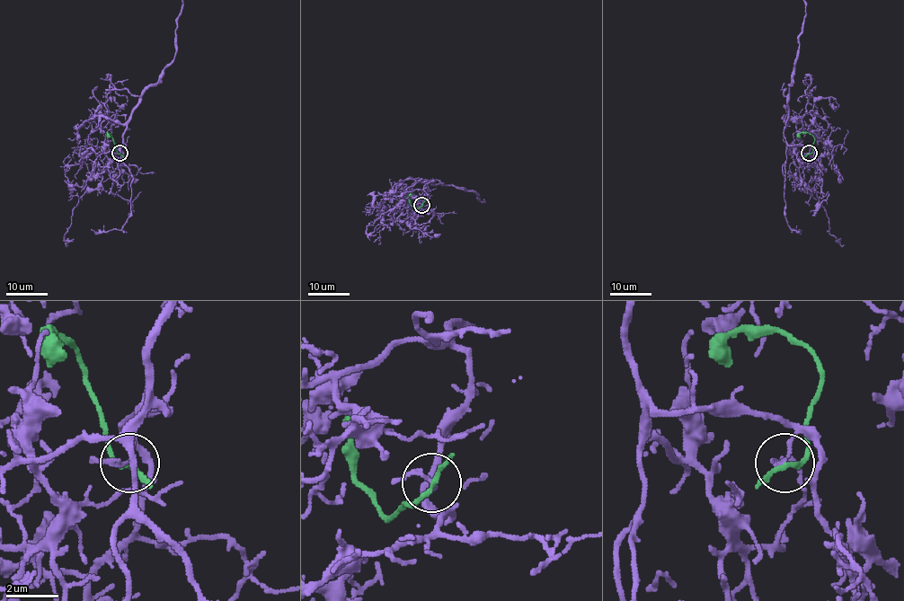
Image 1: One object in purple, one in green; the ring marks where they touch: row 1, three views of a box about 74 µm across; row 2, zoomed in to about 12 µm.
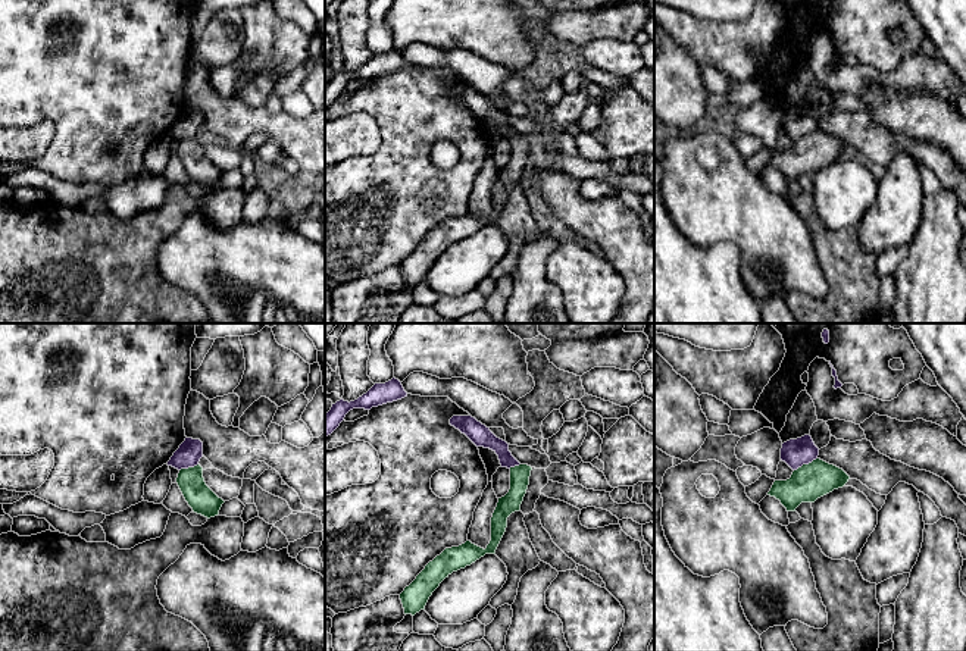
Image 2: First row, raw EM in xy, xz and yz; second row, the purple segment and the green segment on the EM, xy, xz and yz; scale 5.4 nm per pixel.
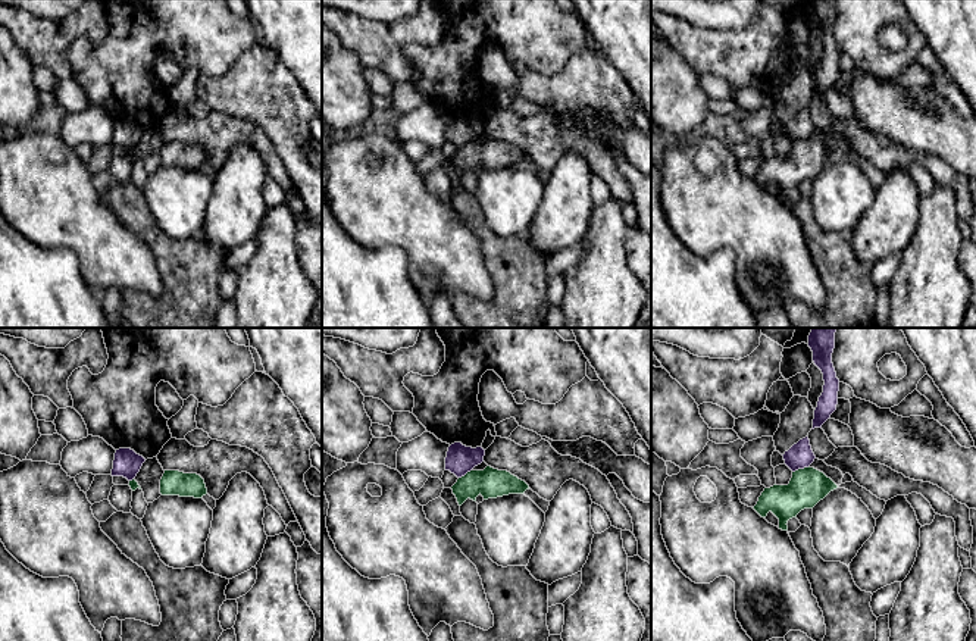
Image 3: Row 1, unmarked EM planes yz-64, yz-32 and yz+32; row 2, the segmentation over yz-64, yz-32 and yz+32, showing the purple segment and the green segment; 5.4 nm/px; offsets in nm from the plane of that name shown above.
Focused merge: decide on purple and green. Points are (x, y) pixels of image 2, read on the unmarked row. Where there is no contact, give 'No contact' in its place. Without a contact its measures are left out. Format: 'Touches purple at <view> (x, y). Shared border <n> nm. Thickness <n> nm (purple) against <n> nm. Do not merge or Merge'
Touches purple at yz (804, 134). Shared border 150 nm. Thickness 150 nm (purple) against 200 nm. Do not merge

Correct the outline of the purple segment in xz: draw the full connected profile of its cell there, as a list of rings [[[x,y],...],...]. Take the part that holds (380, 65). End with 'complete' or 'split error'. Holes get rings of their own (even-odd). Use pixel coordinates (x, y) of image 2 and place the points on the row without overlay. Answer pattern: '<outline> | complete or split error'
[[[396,48],[385,54],[375,54],[366,65],[354,72],[344,72],[343,69],[332,75],[331,81],[325,85],[325,107],[331,106],[346,85],[353,79],[371,81],[387,73],[393,73],[407,68],[401,53]]] | complete

